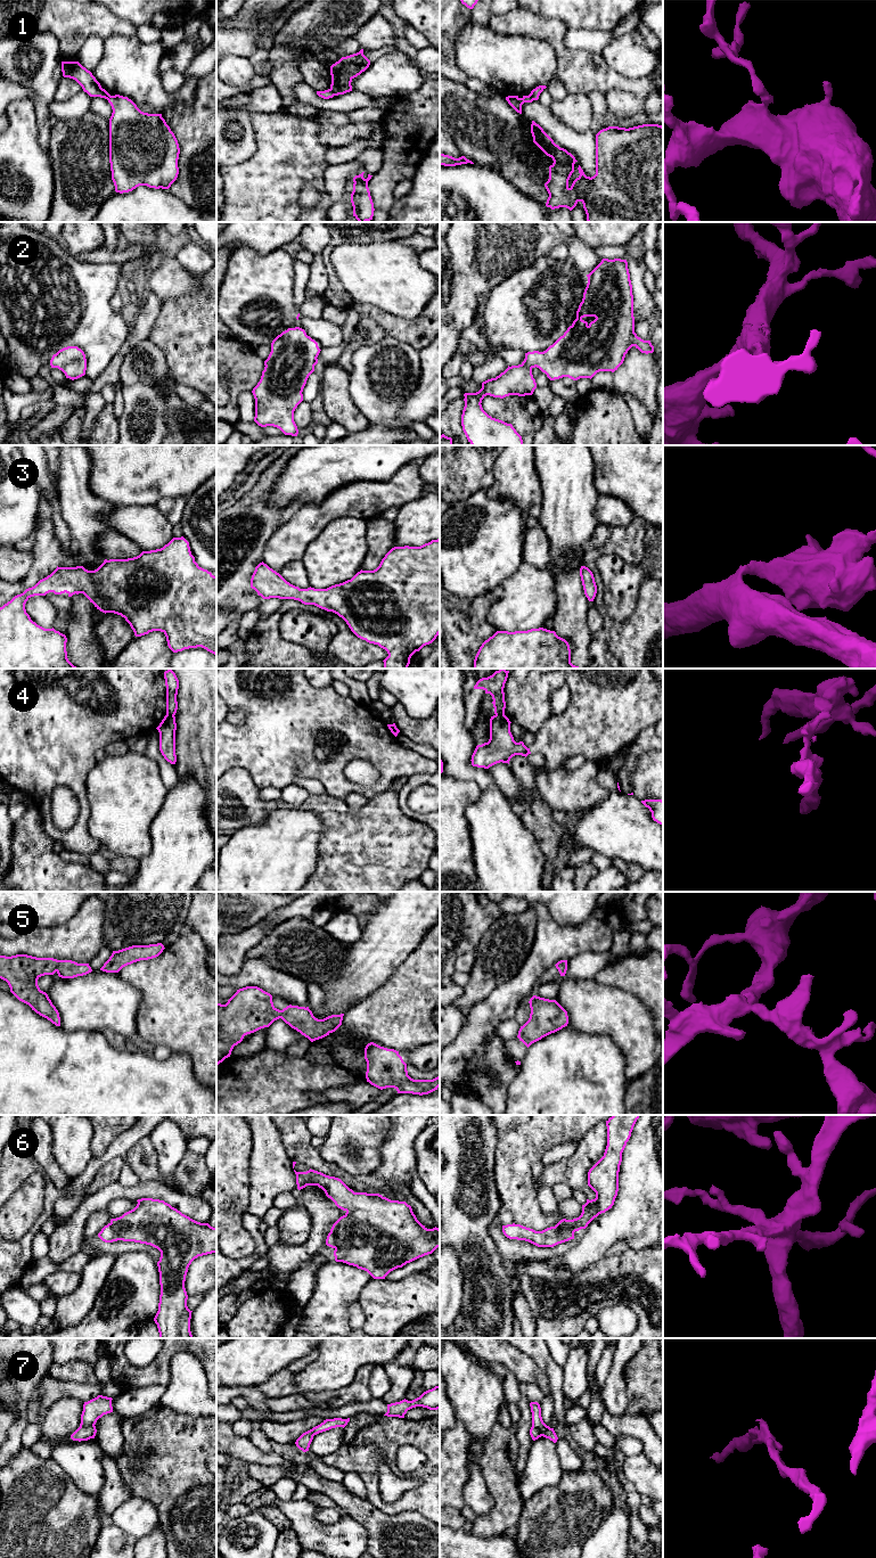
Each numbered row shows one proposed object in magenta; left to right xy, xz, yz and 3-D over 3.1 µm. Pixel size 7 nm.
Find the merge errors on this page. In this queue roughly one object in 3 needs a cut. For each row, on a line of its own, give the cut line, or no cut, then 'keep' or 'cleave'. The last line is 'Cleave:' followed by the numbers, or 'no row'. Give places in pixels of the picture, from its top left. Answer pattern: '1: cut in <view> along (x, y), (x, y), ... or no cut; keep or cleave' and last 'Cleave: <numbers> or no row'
1: cut in xz along (329, 89), (335, 95); cleave
2: no cut; keep
3: no cut; keep
4: cut in yz along (496, 714), (504, 715); cleave
5: no cut; keep
6: no cut; keep
7: no cut; keep
Cleave: 1, 4

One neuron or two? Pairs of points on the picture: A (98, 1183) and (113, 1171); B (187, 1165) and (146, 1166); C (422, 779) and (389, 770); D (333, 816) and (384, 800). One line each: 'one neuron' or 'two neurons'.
A: one neuron
B: one neuron
C: two neurons
D: one neuron

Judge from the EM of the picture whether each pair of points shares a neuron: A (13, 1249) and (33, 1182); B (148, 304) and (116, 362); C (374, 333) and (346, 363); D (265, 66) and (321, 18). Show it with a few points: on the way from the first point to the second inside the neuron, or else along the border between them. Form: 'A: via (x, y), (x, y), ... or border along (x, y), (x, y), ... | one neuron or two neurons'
A: border along (35, 1221), (24, 1235), (11, 1241) | two neurons
B: via (145, 319), (141, 330), (125, 347) | one neuron
C: via (365, 334), (350, 349), (348, 354) | one neuron
D: border along (268, 59), (271, 65), (269, 76) | two neurons

